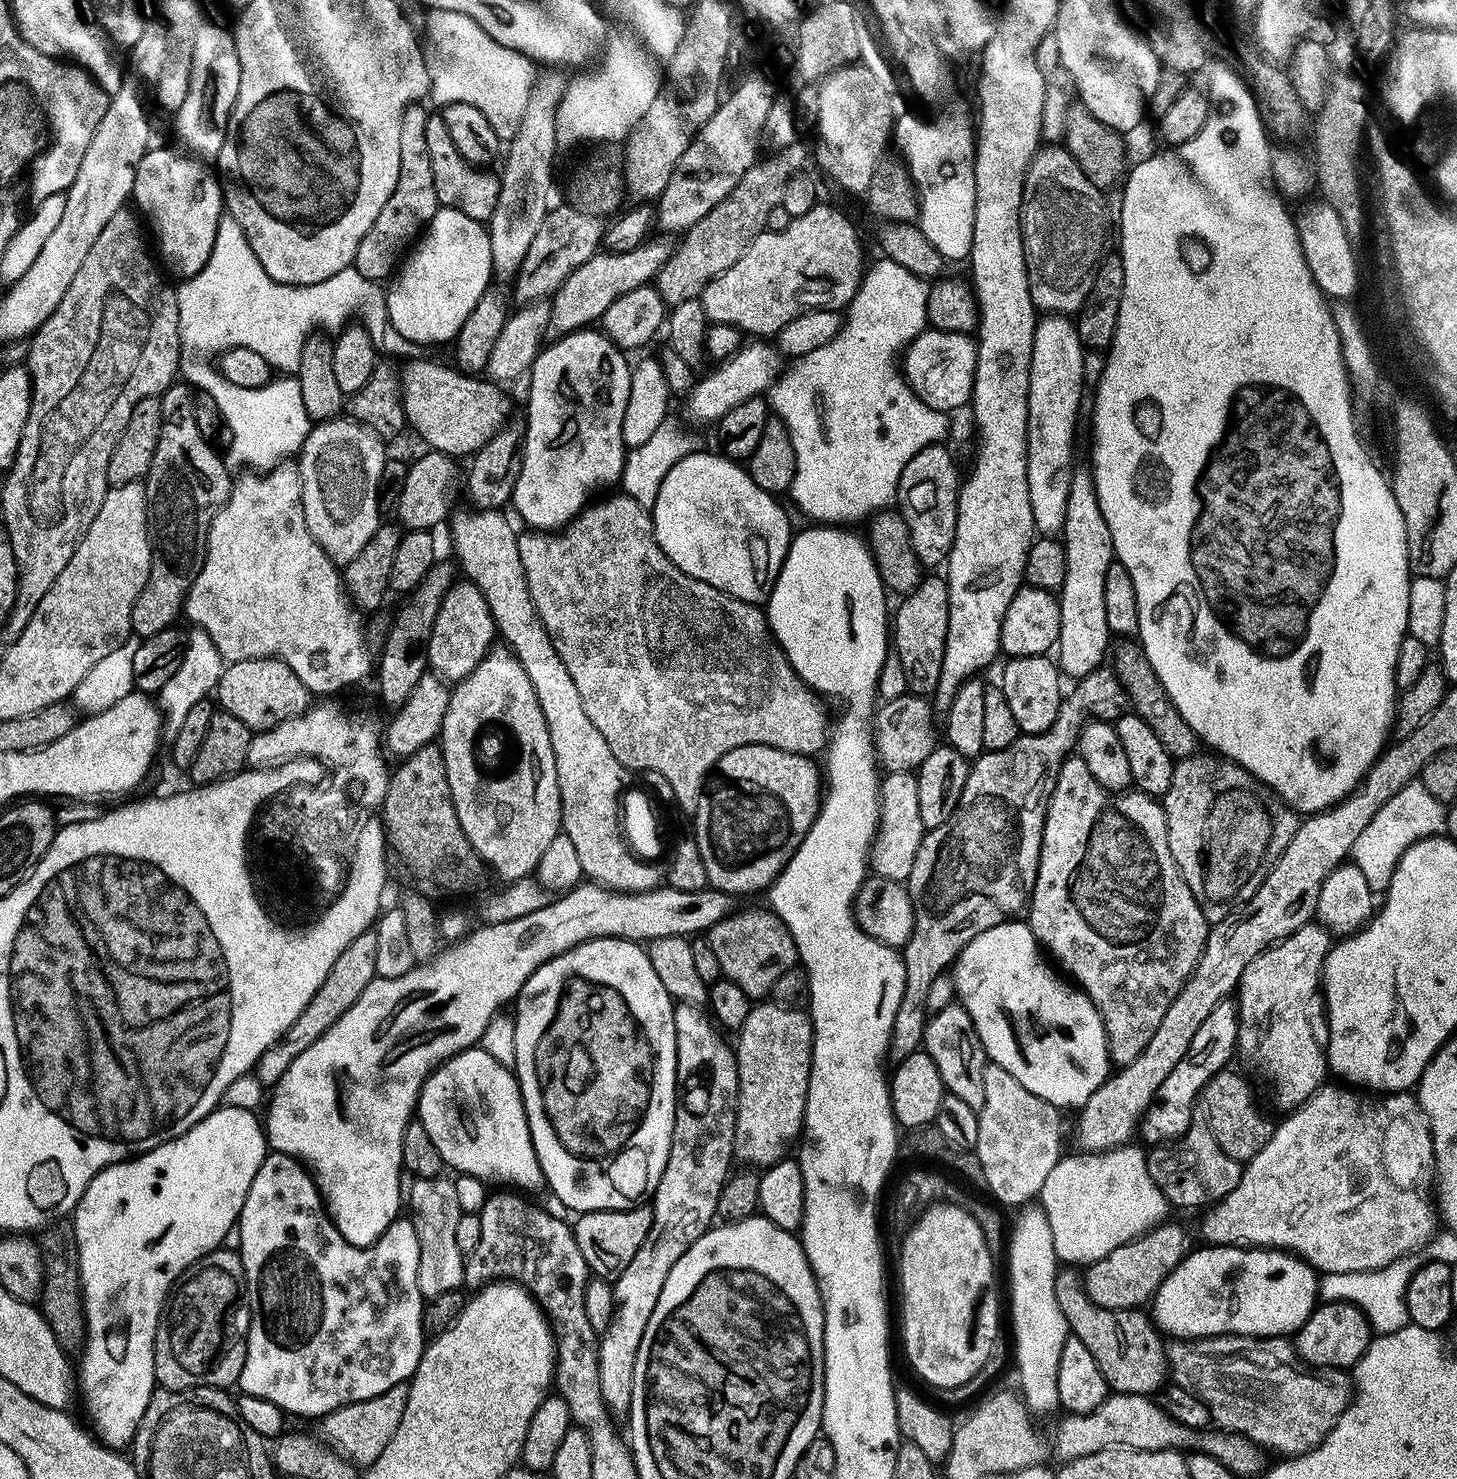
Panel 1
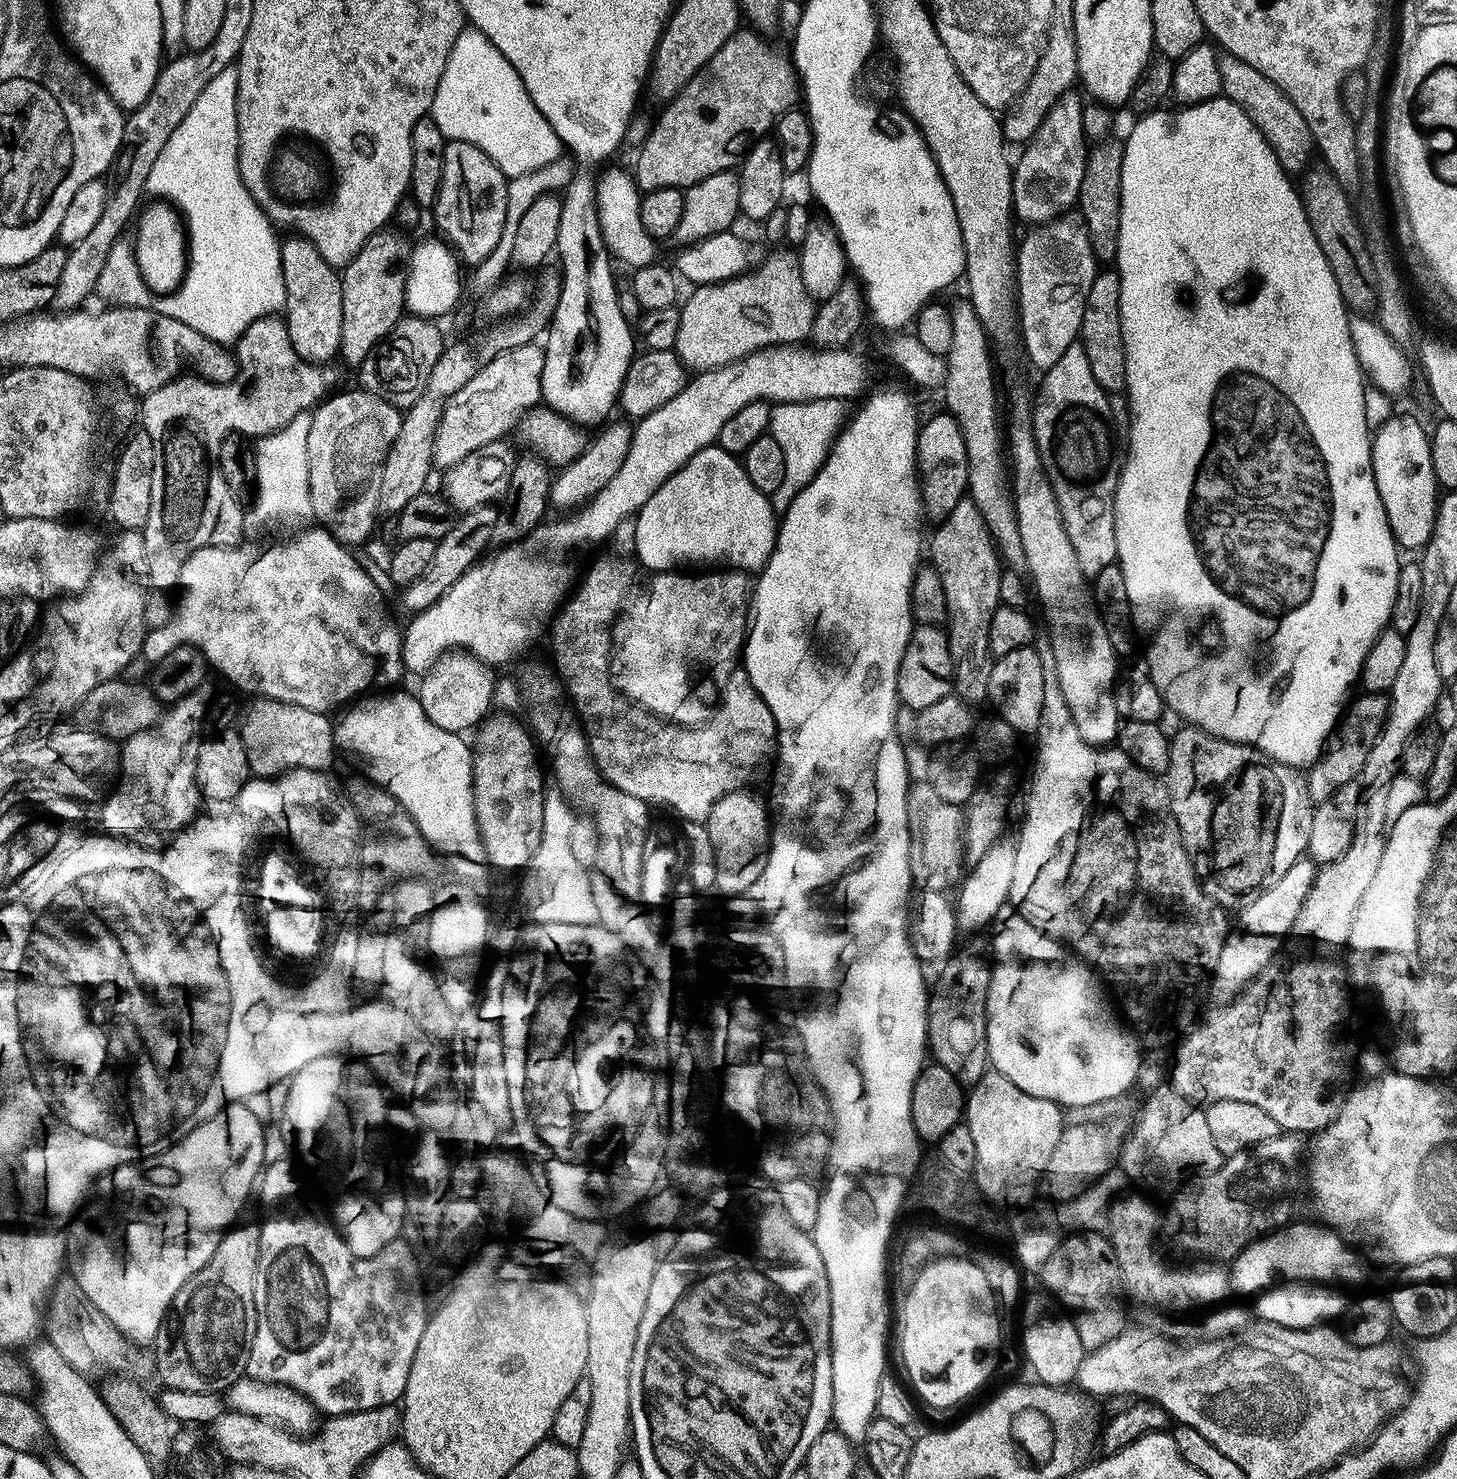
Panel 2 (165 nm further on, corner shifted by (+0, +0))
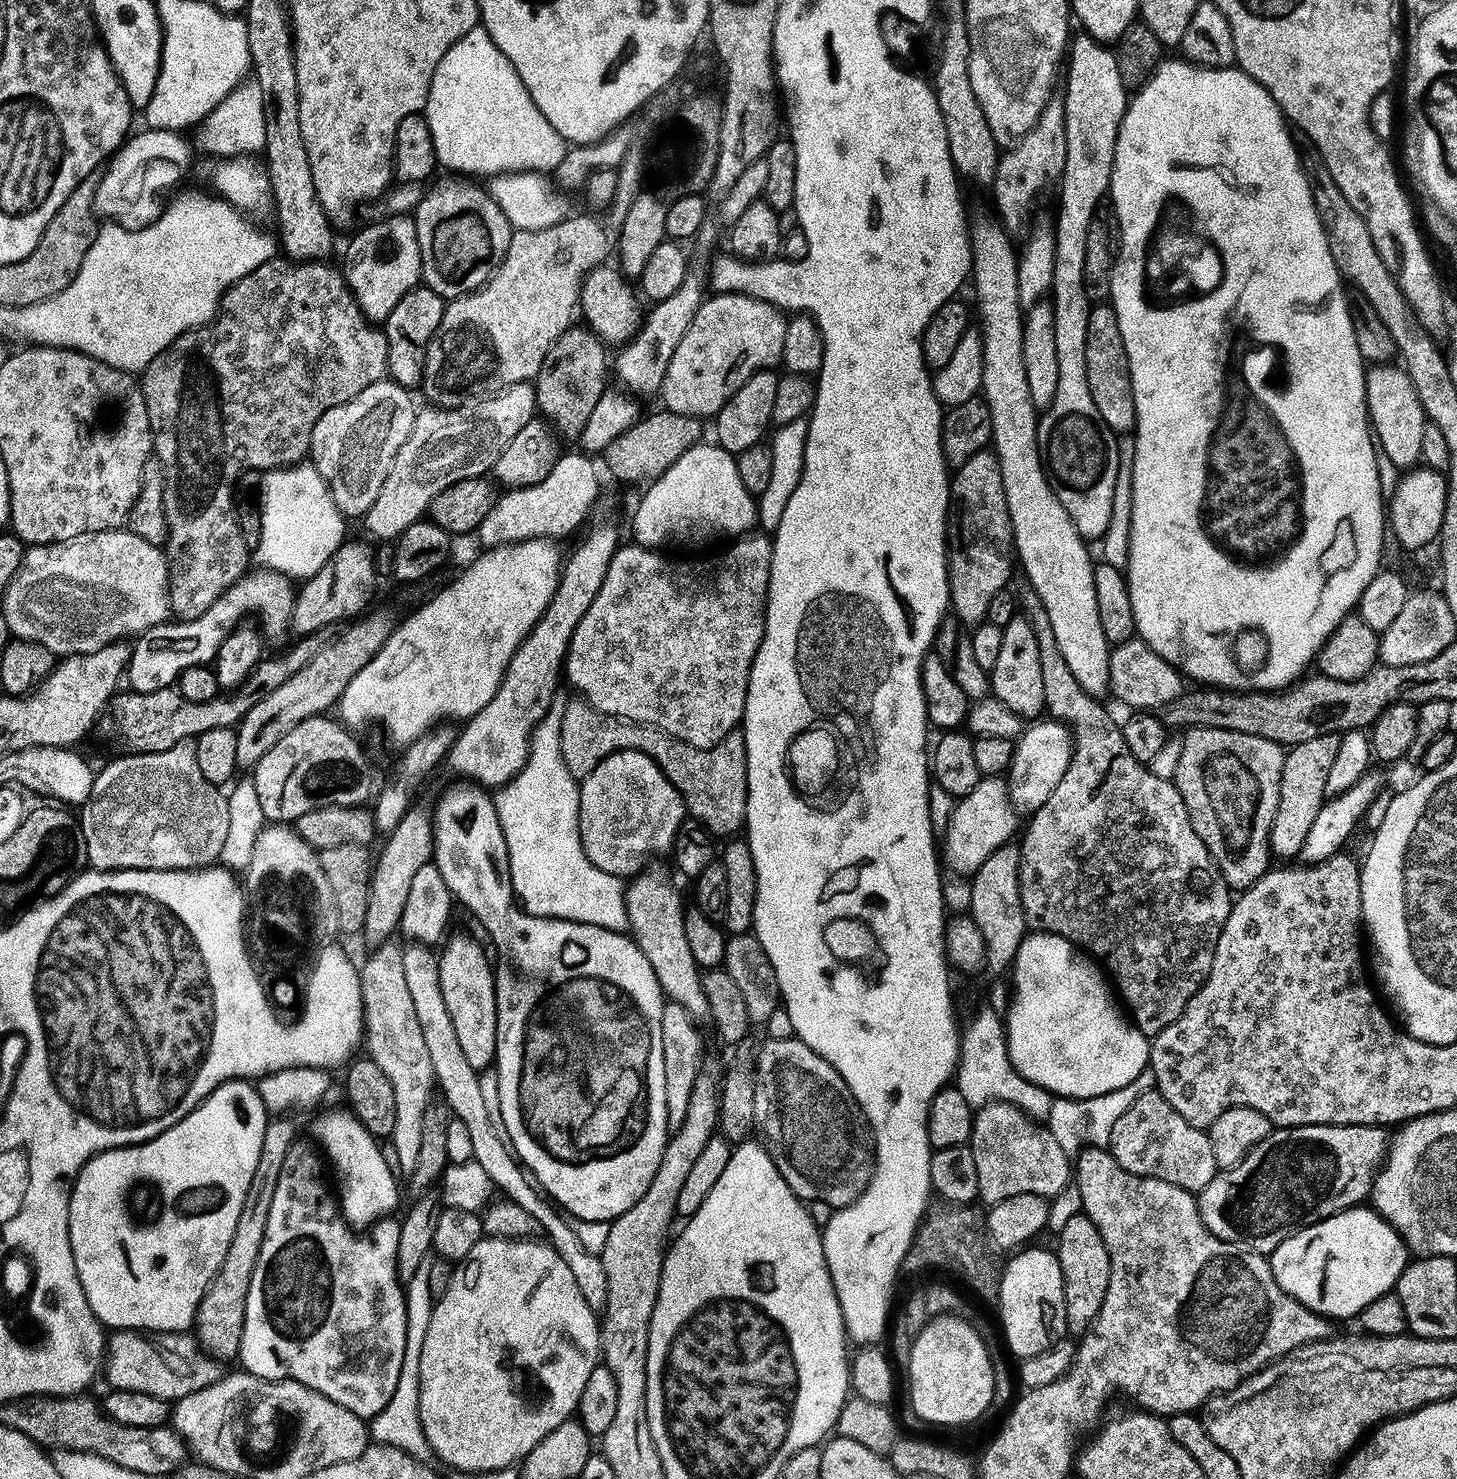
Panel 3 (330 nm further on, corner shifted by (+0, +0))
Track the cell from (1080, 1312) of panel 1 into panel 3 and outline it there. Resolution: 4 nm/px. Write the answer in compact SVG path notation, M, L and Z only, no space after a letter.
M1083 1214L1070 1218L1055 1240L1054 1251L1062 1266L1067 1331L1083 1334L1094 1322L1098 1310L1102 1310L1102 1298L1106 1298L1106 1286L1110 1282L1108 1251L1102 1242L1102 1234L1098 1234L1098 1226Z

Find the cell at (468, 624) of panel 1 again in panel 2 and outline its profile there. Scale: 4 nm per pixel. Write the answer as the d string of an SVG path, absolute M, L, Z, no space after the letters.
M467 650L442 653L419 677L418 699L422 710L426 710L426 718L434 726L442 726L442 730L464 734L467 728L475 729L489 715L488 707L494 704L498 676L492 672L495 671L489 665Z

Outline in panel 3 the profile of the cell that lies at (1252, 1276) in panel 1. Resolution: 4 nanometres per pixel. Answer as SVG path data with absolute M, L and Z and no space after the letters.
M1353 1206L1330 1218L1299 1228L1270 1253L1270 1263L1278 1286L1286 1290L1286 1294L1302 1302L1302 1306L1310 1311L1336 1321L1348 1320L1351 1316L1352 1319L1359 1317L1361 1310L1370 1306L1374 1298L1393 1291L1402 1270L1410 1263L1410 1253L1408 1245L1394 1230L1394 1226L1390 1226L1388 1220L1383 1220L1375 1208Z

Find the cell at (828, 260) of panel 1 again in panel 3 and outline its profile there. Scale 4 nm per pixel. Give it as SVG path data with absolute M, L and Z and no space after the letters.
M739 292L709 295L698 306L690 326L686 326L686 334L682 334L682 342L678 342L678 350L674 350L674 358L670 358L670 366L666 366L664 381L658 393L659 399L664 399L663 407L669 412L677 412L683 416L715 417L716 413L722 410L724 403L755 372L775 369L775 364L781 363L787 325L785 313L764 300L741 296Z

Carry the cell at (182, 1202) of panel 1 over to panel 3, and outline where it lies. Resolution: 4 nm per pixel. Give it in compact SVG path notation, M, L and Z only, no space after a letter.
M233 1078L219 1084L194 1111L186 1114L186 1118L182 1118L174 1126L170 1126L170 1130L158 1134L153 1140L99 1152L80 1167L73 1179L68 1198L70 1250L74 1254L74 1266L78 1270L86 1302L90 1302L90 1310L94 1310L101 1324L112 1330L188 1330L193 1327L204 1292L222 1266L226 1250L230 1250L230 1238L234 1238L234 1226L238 1226L238 1214L242 1214L242 1202L246 1202L250 1178L254 1178L254 1166L258 1166L258 1153L262 1151L262 1134L266 1134L269 1119L270 1113L264 1108L257 1085L244 1078Z

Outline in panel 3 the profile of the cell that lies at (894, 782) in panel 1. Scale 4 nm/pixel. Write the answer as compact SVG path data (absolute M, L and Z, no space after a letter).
M999 775L984 776L970 794L959 797L955 808L949 816L949 824L942 835L942 860L949 873L957 877L970 878L1003 844L1009 843L1012 837L1013 809L1008 799L1007 783Z

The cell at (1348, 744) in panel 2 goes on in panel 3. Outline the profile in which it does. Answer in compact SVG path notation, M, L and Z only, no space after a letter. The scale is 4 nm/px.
M1330 732L1325 736L1318 736L1287 749L1282 768L1278 810L1274 814L1274 822L1268 839L1273 857L1299 857L1302 846L1306 842L1306 834L1310 830L1310 826L1314 826L1316 809L1326 794L1324 791L1324 774L1334 763L1334 757L1338 755L1339 745L1340 736L1335 732Z

